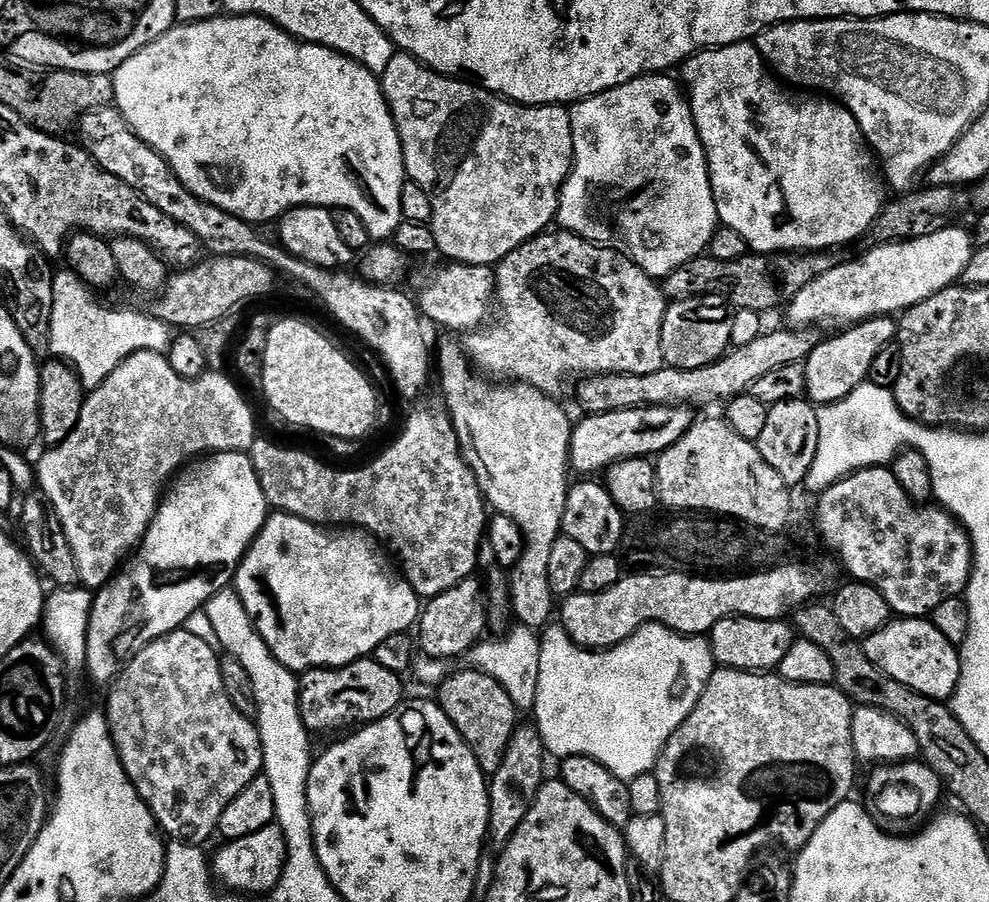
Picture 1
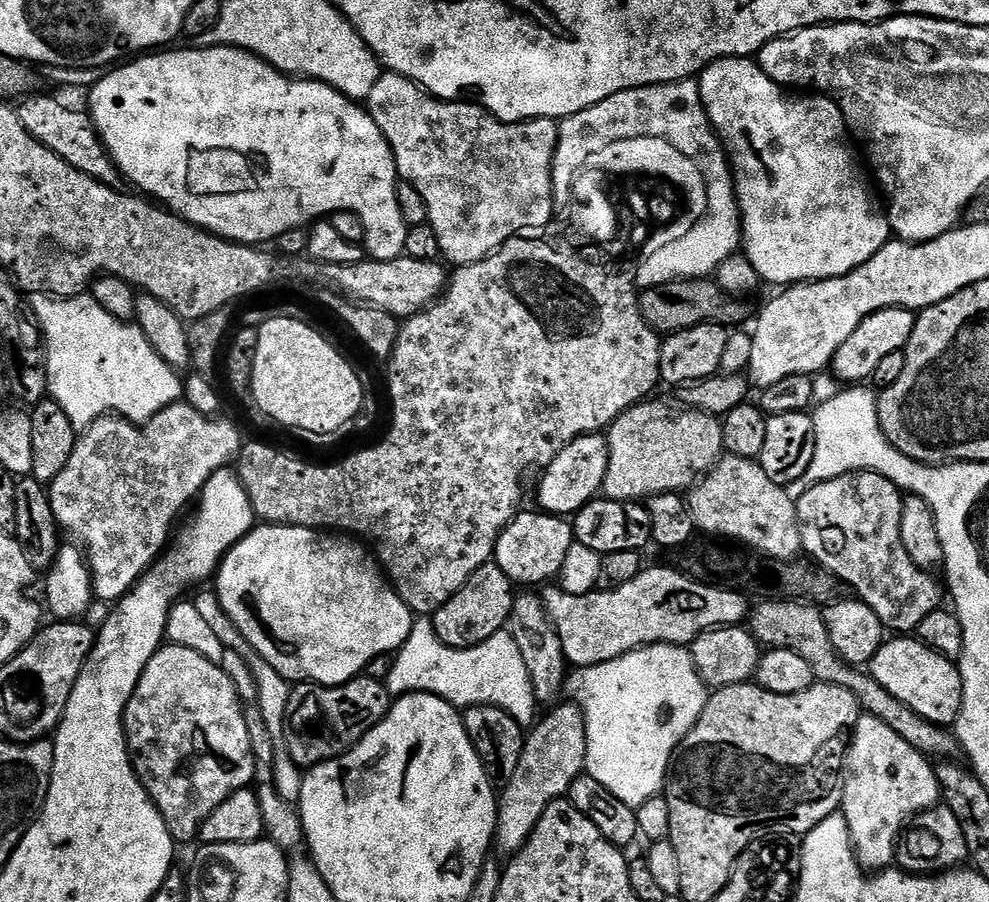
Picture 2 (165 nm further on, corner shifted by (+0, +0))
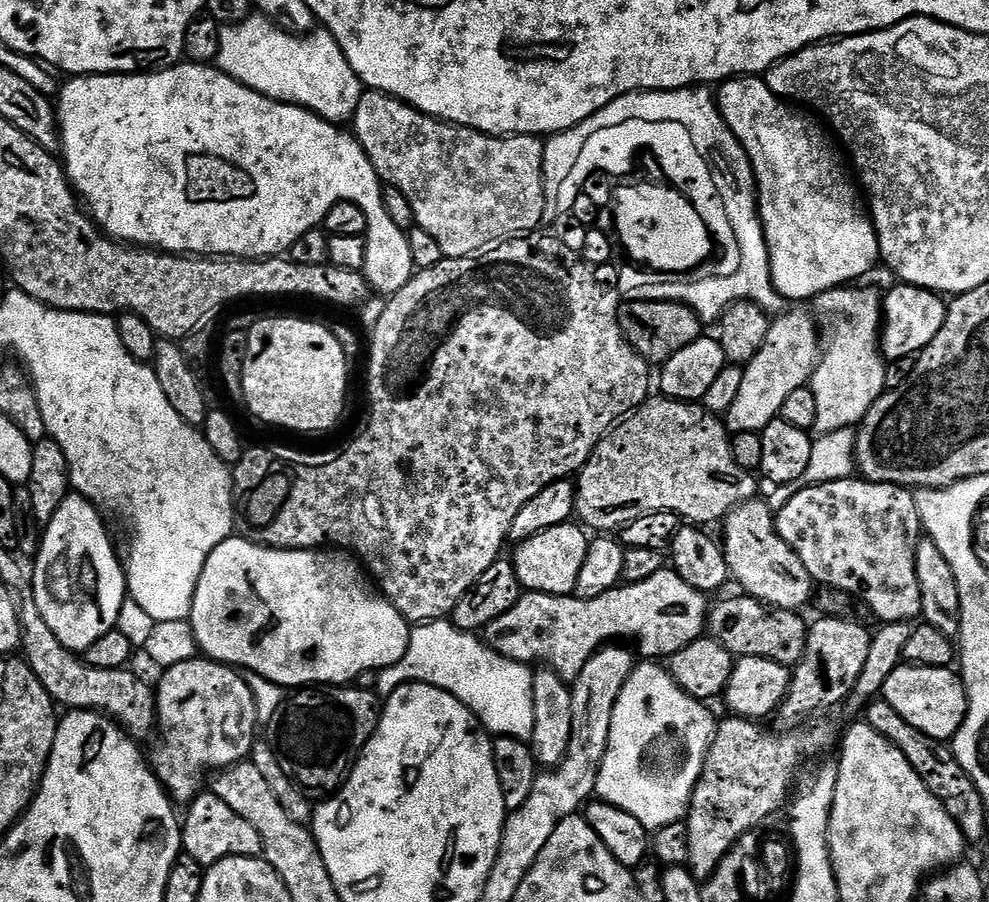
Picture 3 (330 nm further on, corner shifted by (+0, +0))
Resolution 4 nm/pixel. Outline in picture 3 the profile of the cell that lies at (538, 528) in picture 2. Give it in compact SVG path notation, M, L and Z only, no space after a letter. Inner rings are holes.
M569 522L550 526L546 530L536 532L534 538L519 541L515 545L516 556L511 557L511 562L516 568L521 589L551 596L573 595L578 586L582 562L586 562L589 539L589 533L579 523Z

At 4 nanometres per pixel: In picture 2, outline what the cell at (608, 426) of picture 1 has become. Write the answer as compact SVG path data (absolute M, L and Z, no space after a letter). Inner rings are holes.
M603 435L580 436L570 442L543 469L540 489L536 492L539 511L561 518L575 517L590 501L601 495L606 466L608 465L608 441Z

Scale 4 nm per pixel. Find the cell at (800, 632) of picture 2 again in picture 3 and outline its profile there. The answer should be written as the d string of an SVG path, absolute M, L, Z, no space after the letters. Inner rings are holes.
M739 595L711 605L706 625L711 639L717 640L734 658L766 658L785 666L799 664L806 650L809 621L804 621L801 613L791 608L776 608L755 600L753 596Z

